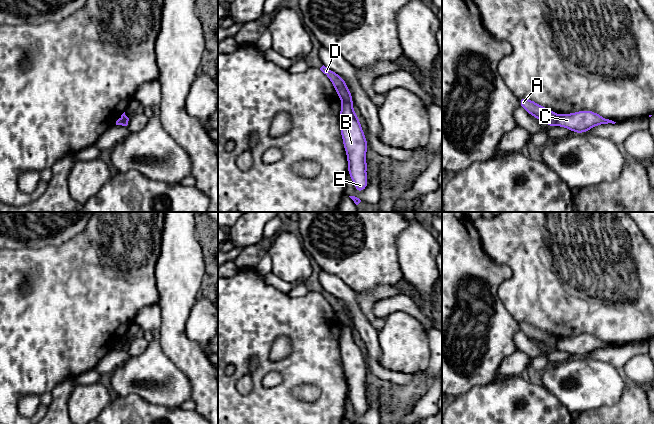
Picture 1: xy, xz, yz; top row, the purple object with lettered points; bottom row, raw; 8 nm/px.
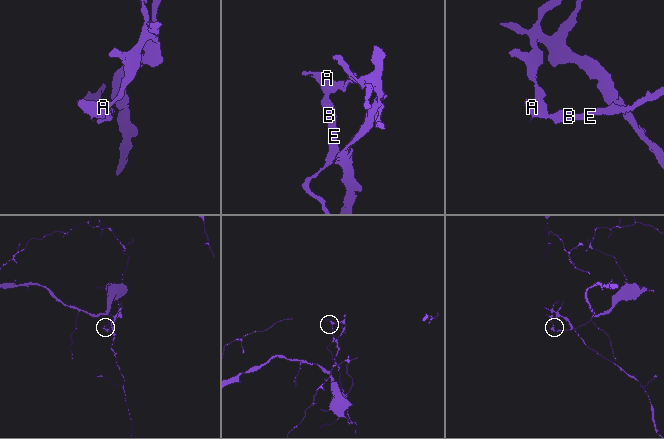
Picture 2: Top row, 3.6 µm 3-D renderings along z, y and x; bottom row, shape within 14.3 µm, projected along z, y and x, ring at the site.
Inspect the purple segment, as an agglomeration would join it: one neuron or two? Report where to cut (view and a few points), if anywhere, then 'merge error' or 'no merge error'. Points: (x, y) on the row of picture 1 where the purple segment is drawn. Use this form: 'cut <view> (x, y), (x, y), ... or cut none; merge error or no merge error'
cut xz (342, 101), (351, 104); merge error

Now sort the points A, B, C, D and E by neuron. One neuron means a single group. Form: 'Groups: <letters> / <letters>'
Groups: A D / B C E

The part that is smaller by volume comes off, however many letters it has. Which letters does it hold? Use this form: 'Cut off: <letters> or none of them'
Cut off: A, D

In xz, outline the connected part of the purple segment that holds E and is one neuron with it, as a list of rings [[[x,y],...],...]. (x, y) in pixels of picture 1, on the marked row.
[[[342,102],[339,120],[343,145],[347,155],[348,174],[354,183],[356,192],[362,192],[368,186],[366,175],[368,143],[351,103]]]

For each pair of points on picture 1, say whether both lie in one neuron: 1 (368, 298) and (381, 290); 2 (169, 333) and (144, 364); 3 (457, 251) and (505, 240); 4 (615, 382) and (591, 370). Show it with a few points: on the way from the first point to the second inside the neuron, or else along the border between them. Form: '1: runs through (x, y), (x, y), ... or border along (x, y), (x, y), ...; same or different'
1: runs through (371, 297), (378, 293); same
2: border along (159, 320), (158, 344), (162, 352), (173, 363); different
3: border along (473, 224), (478, 233), (482, 248), (497, 263); different
4: runs through (609, 382), (603, 382), (597, 376); same

